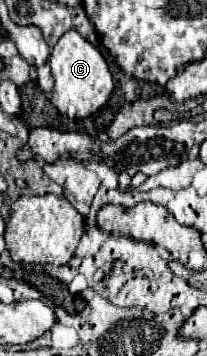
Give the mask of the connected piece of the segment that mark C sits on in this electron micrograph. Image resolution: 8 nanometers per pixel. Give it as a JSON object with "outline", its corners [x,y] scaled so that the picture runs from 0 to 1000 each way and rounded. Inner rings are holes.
{"outline":[[[319,87],[280,110],[280,121],[251,132],[242,149],[242,188],[261,216],[261,256],[242,284],[280,306],[280,317],[319,323],[329,334],[435,329],[454,312],[502,301],[551,261],[551,222],[512,166],[377,87]]]}

